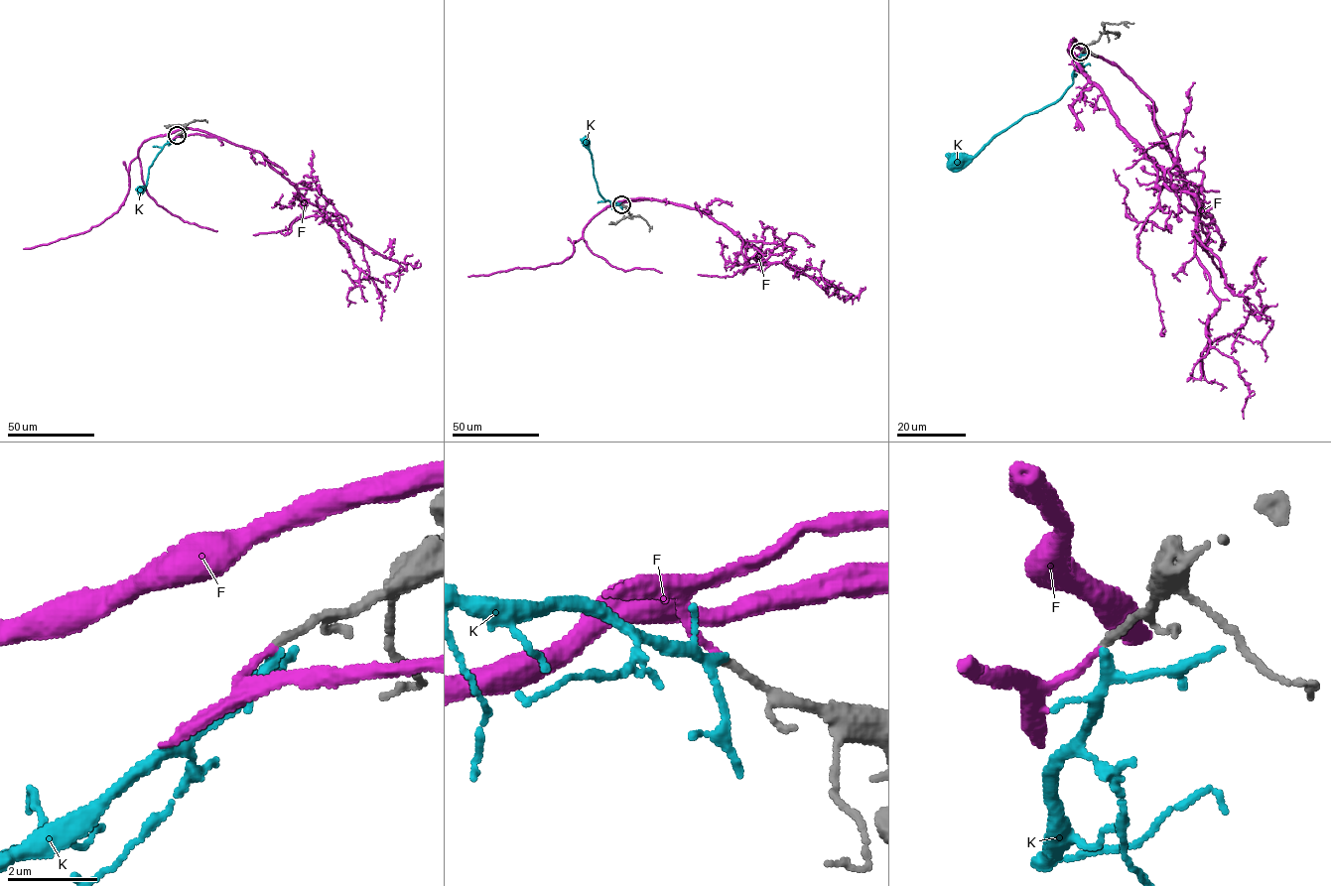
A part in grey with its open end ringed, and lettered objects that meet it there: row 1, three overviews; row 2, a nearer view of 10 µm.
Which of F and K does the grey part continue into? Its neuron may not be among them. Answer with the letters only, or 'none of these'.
F

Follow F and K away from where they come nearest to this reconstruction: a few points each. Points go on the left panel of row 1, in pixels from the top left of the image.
F: (177, 135), (218, 137), (259, 151), (335, 229), (405, 269), (394, 292)
K: (177, 135), (164, 146), (149, 167), (146, 186), (141, 189)

